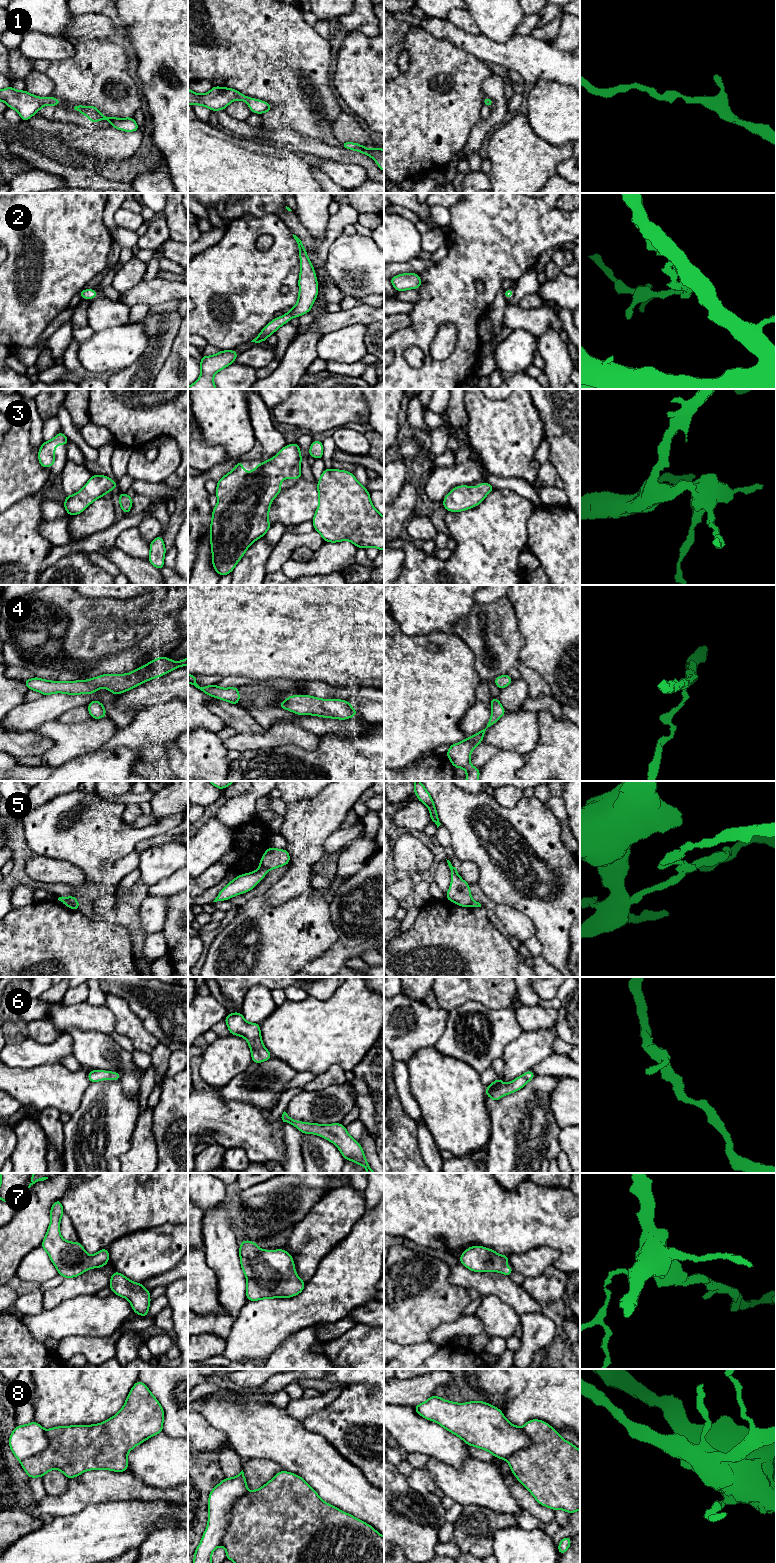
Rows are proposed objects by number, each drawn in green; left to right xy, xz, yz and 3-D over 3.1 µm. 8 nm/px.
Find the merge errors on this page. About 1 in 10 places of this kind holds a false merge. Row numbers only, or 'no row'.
5

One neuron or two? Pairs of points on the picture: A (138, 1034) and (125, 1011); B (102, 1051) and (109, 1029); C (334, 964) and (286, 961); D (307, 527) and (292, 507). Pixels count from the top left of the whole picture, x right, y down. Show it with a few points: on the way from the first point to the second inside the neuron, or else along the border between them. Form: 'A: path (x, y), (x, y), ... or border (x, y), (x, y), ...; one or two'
A: path (133, 1028), (126, 1021), (125, 1017); one
B: border (84, 1030), (97, 1030), (110, 1036); two
C: border (328, 948), (320, 956), (303, 966); two
D: border (311, 520), (296, 525); two

